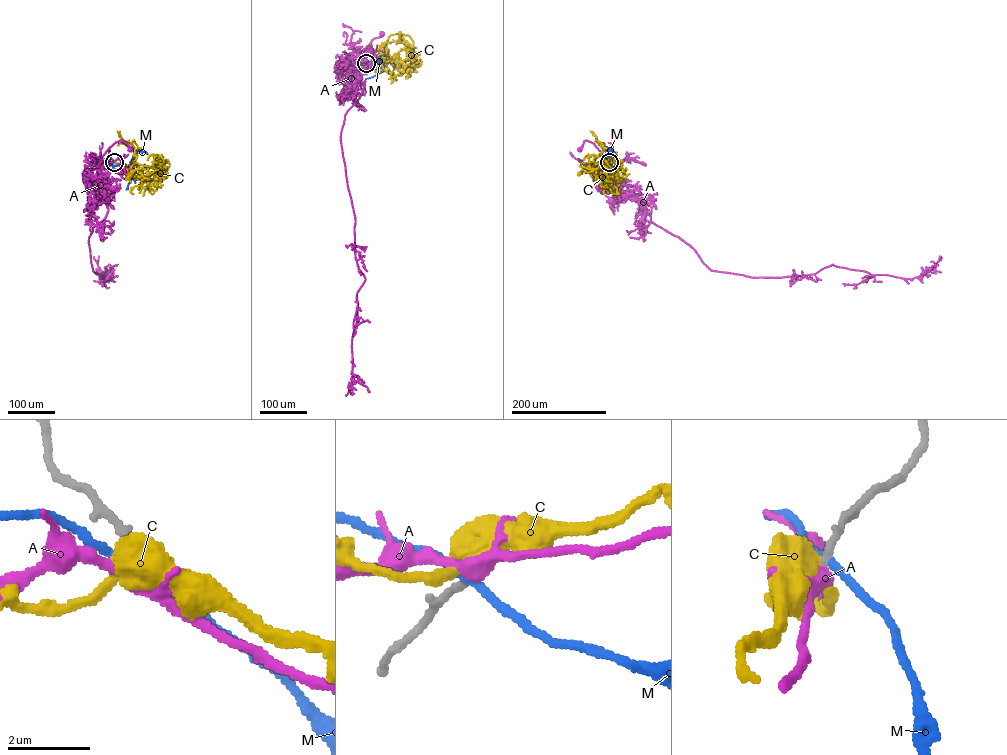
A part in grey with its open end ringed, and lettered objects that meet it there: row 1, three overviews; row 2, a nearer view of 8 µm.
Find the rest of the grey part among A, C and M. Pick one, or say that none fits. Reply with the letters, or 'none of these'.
A

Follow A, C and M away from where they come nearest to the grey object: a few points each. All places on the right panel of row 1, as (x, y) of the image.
A: (609, 162), (609, 169), (591, 142), (585, 140), (580, 149)
C: (609, 162), (599, 169), (582, 162), (580, 166), (594, 170), (588, 172), (582, 169), (579, 173)
M: (609, 162), (609, 166), (615, 166), (608, 158), (608, 148), (613, 152)

